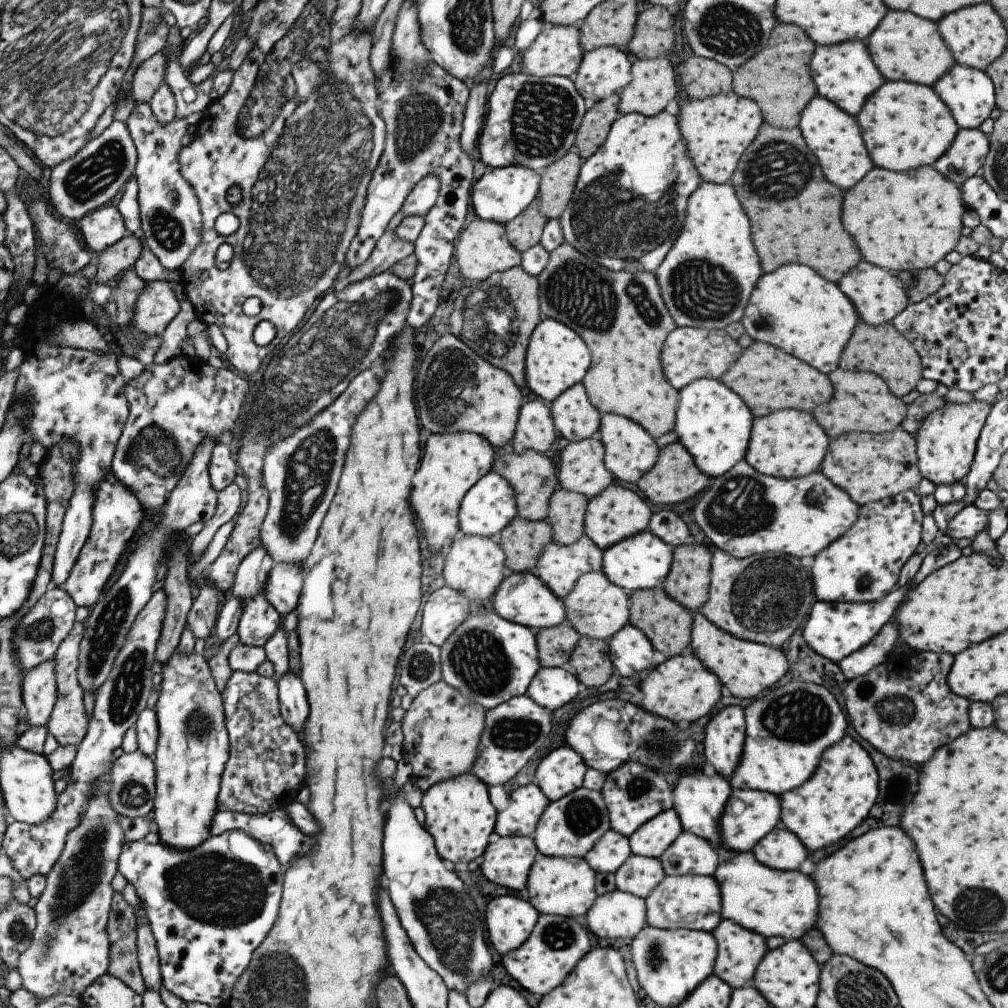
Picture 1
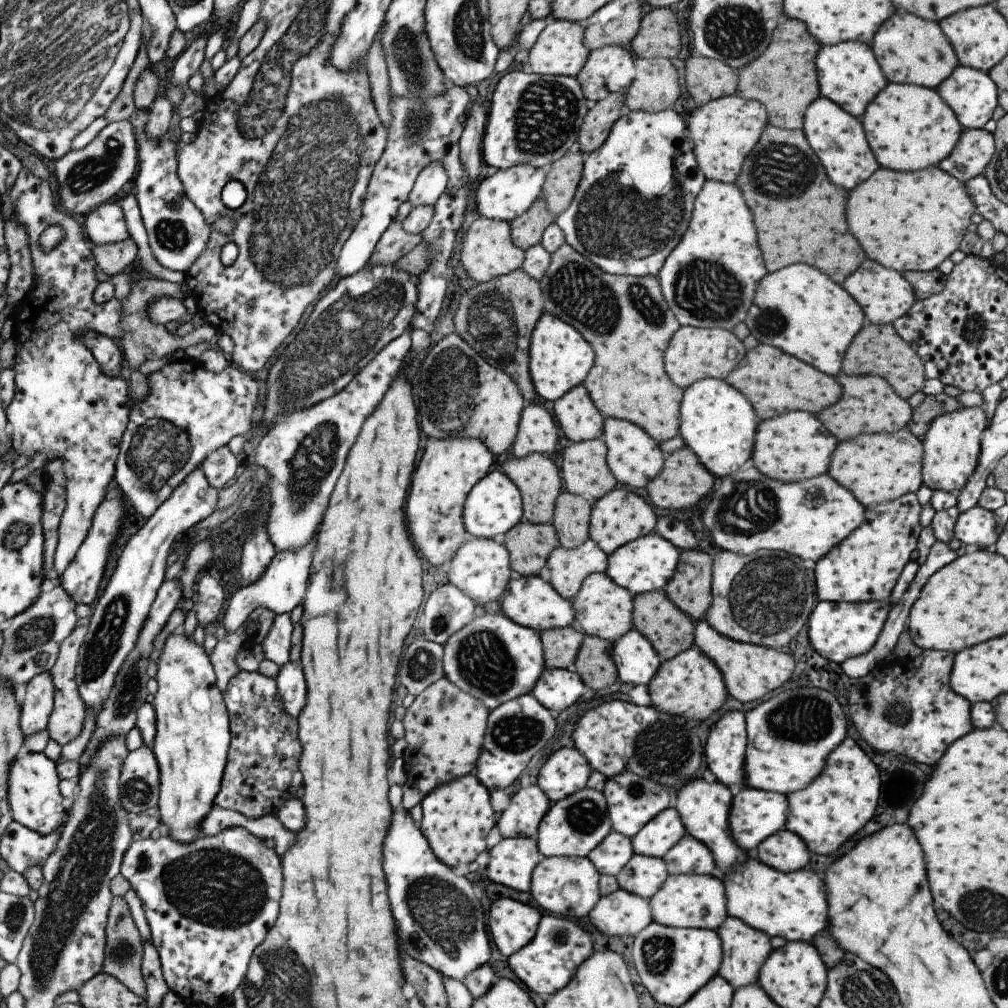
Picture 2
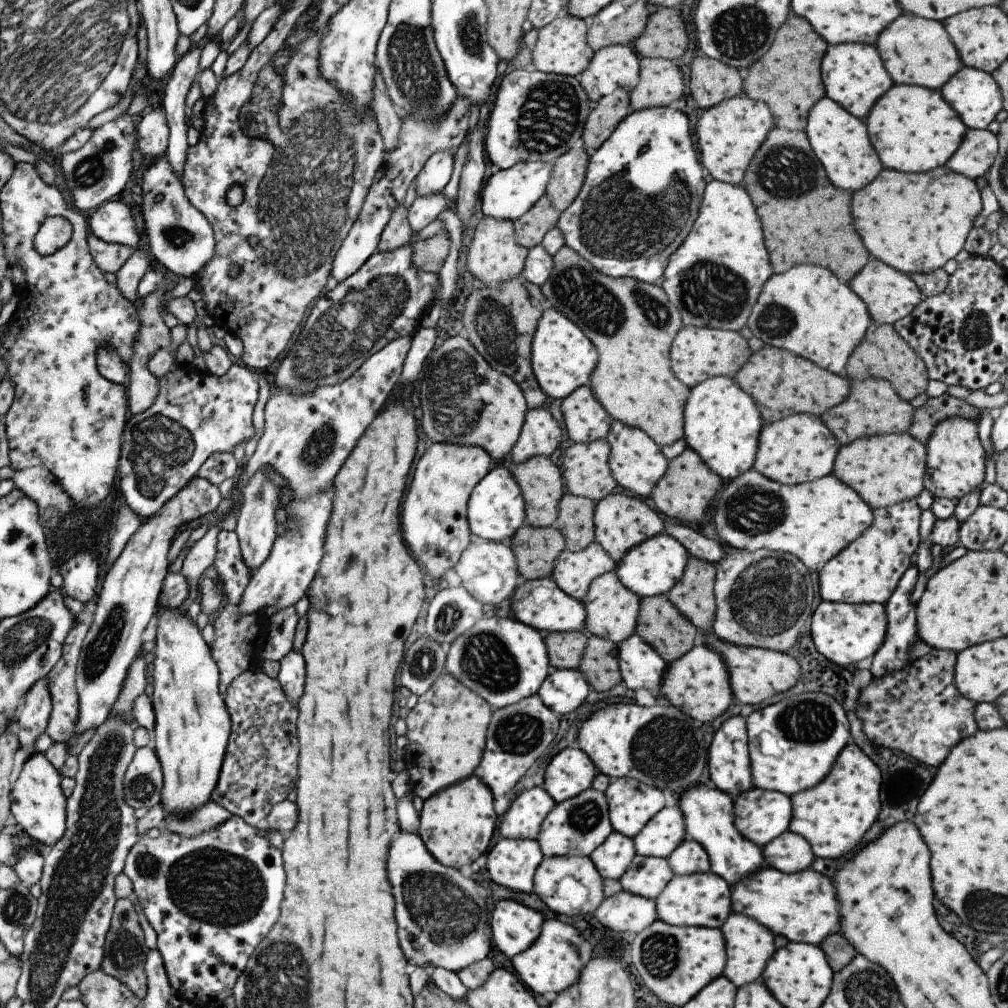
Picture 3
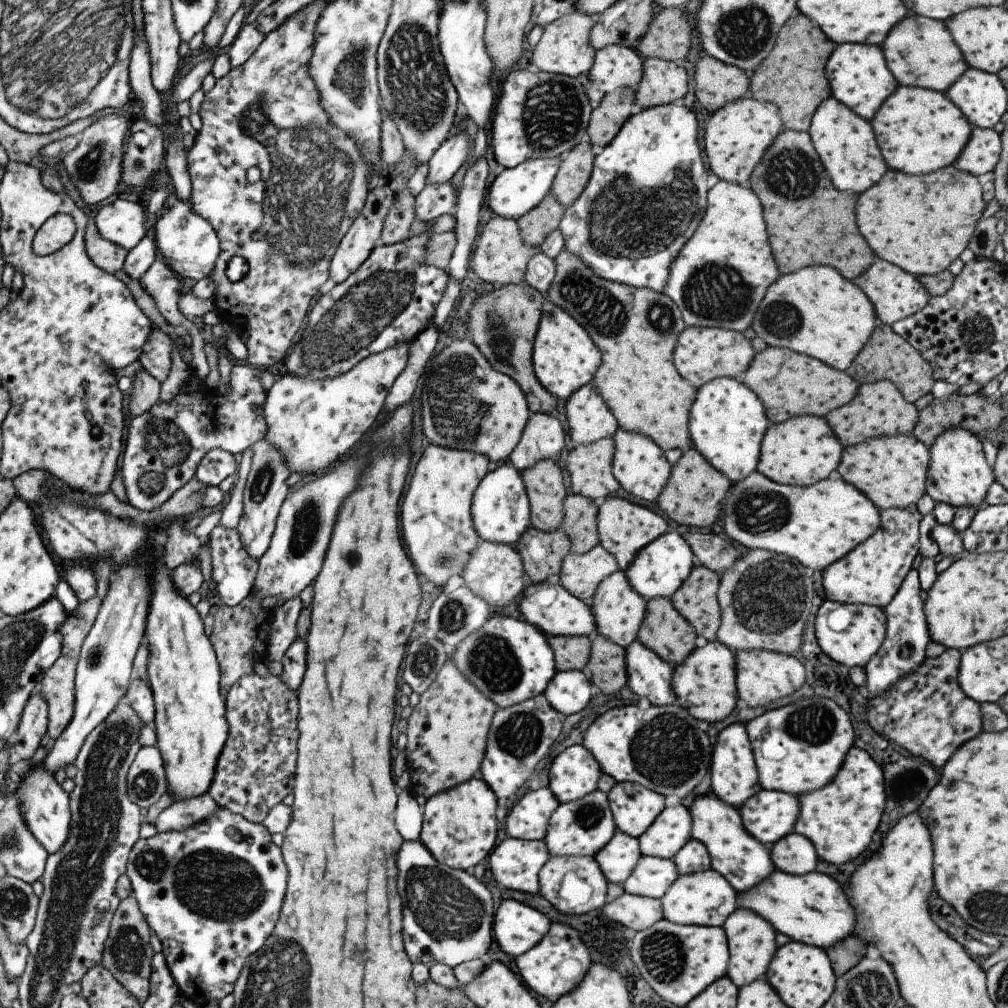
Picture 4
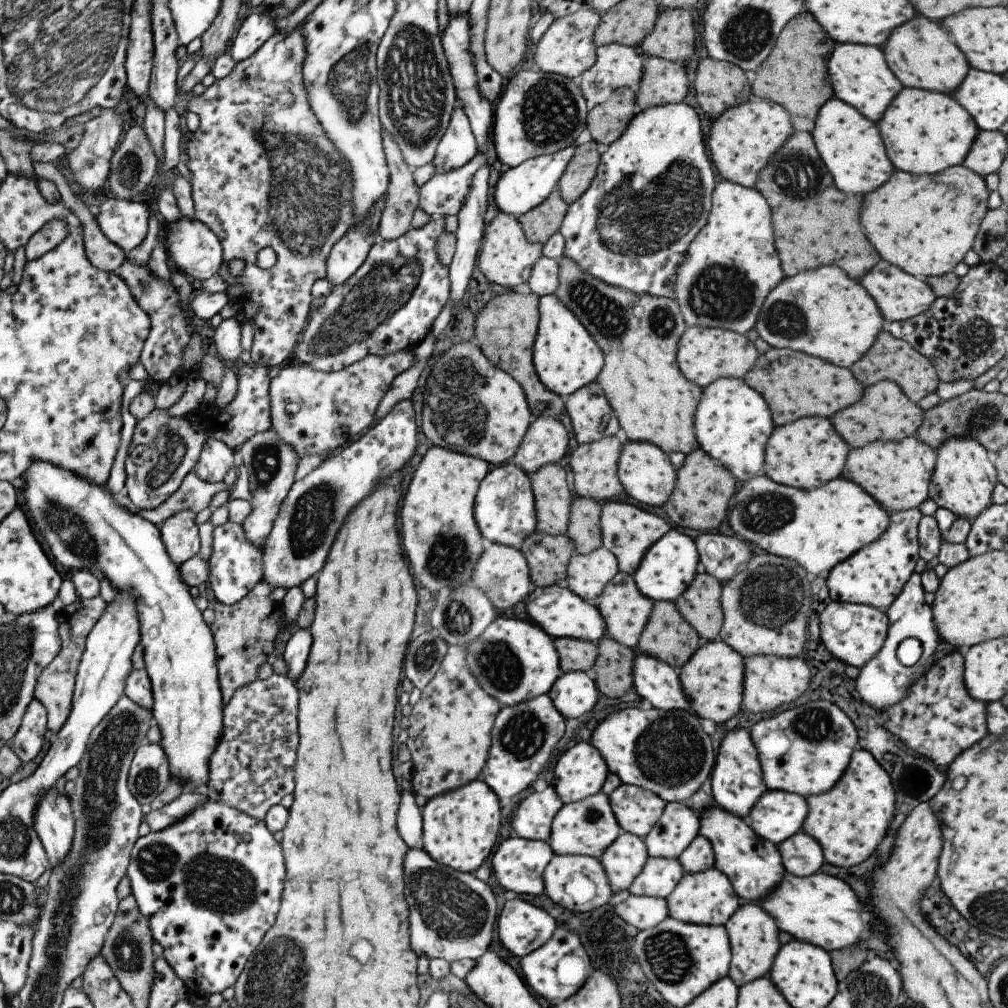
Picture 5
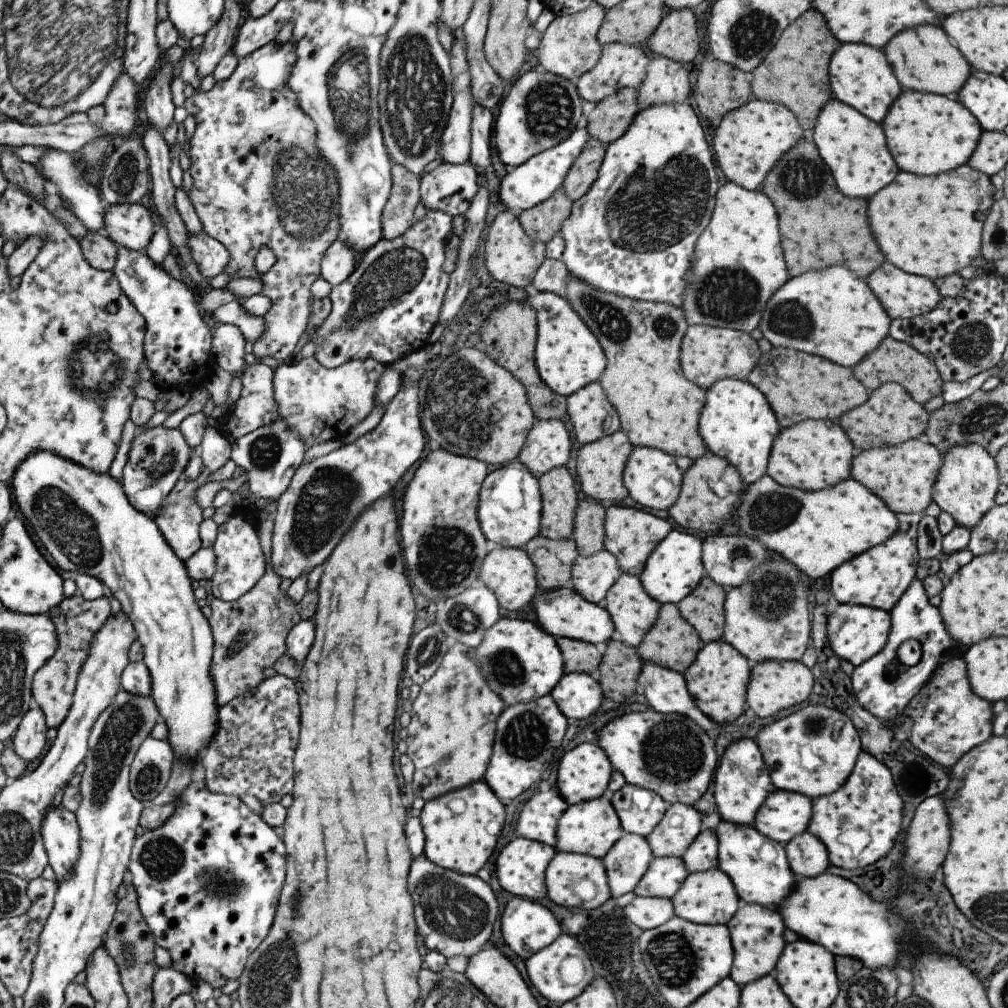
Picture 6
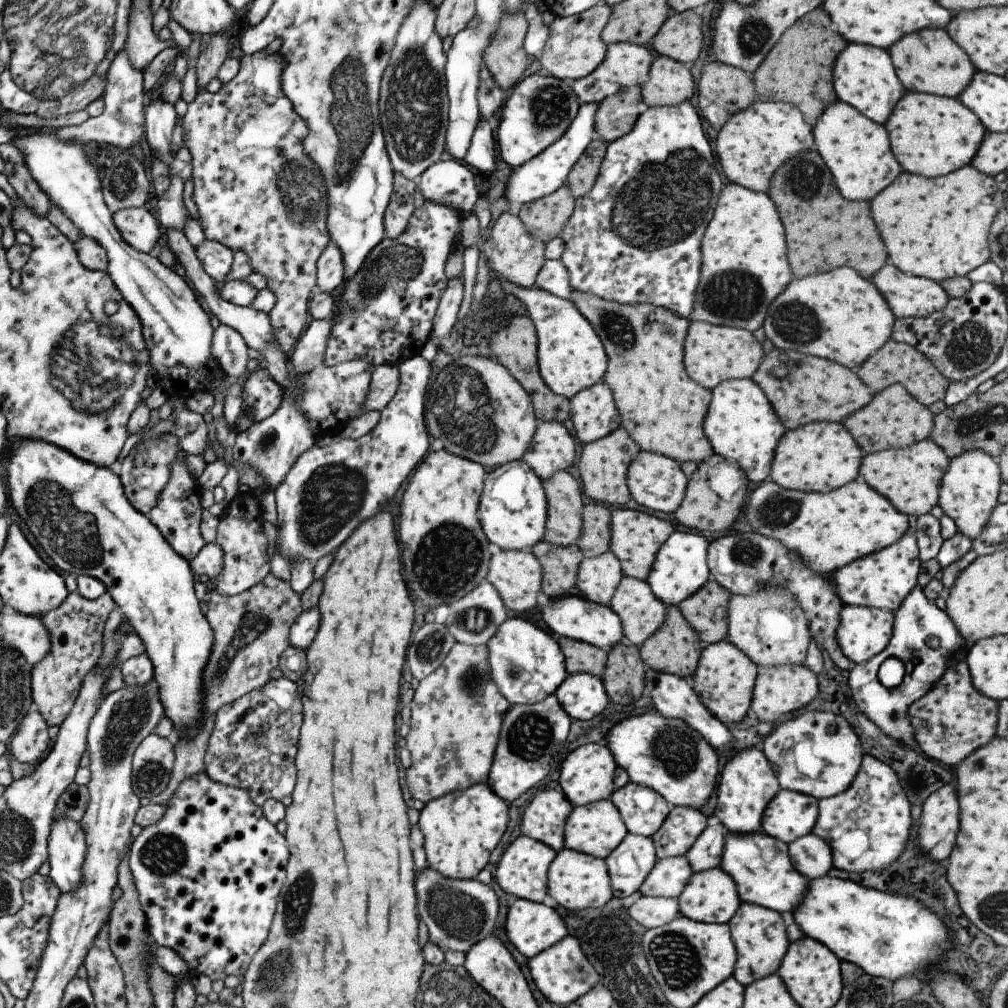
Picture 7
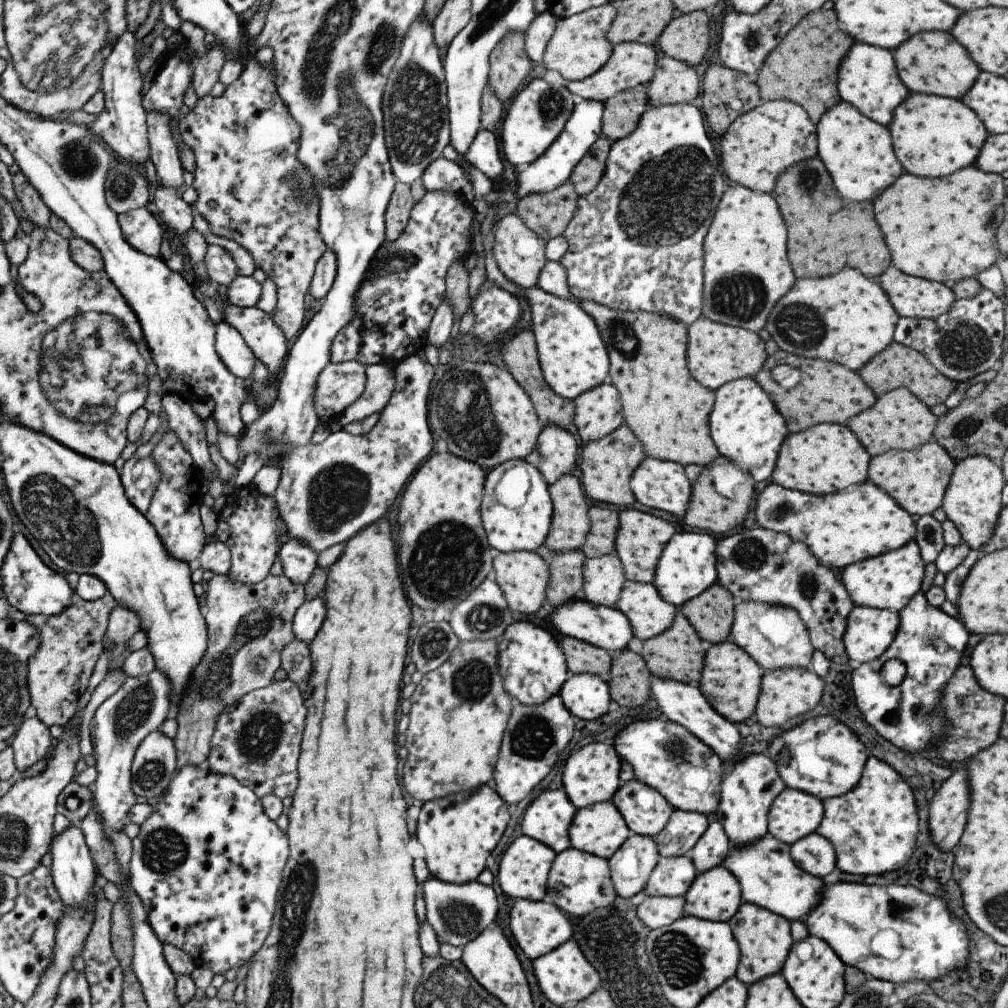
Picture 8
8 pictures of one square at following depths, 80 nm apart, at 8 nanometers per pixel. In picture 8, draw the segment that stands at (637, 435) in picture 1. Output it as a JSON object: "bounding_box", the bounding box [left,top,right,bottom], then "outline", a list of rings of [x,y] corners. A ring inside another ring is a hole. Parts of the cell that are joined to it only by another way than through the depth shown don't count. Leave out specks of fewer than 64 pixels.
{"bounding_box":[629,455,690,518],"outline":[[[645,455],[633,469],[629,486],[636,504],[643,504],[643,506],[655,508],[655,510],[663,510],[663,512],[669,512],[673,516],[682,518],[689,500],[690,484],[680,464]]]}

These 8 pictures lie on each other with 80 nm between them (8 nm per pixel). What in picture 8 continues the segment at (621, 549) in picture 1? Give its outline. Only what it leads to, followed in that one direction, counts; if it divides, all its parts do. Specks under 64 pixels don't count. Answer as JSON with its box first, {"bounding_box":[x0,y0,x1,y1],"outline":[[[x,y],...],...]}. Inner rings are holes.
{"bounding_box":[650,531,716,607],"outline":[[[675,531],[665,543],[659,555],[650,582],[659,596],[674,607],[681,606],[686,600],[703,592],[711,583],[716,582],[716,541],[703,532]]]}

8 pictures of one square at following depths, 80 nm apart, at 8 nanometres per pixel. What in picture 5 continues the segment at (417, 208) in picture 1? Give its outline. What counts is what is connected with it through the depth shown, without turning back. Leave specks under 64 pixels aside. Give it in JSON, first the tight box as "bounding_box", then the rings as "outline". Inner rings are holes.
{"bounding_box":[431,106,476,175],"outline":[[[457,106],[450,116],[446,131],[436,146],[434,159],[431,161],[434,175],[461,168],[473,158],[476,151],[476,142],[468,118]]]}

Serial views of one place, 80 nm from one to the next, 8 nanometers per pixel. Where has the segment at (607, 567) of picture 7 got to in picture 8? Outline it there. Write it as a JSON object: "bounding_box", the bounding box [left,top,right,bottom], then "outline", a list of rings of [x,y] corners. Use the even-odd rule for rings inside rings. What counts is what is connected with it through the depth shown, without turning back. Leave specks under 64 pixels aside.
{"bounding_box":[580,551,625,607],"outline":[[[614,551],[585,559],[580,596],[591,604],[613,607],[625,579]]]}

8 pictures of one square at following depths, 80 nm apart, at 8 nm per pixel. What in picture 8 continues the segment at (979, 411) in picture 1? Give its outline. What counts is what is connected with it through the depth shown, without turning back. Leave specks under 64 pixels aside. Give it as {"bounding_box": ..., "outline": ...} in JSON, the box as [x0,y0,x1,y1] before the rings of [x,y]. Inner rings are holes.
{"bounding_box":[940,455,1004,553],"outline":[[[971,455],[956,461],[948,478],[940,507],[946,519],[954,524],[962,541],[979,553],[982,552],[980,548],[991,536],[997,514],[1002,507],[1000,492],[1004,483],[998,463],[983,455]]]}

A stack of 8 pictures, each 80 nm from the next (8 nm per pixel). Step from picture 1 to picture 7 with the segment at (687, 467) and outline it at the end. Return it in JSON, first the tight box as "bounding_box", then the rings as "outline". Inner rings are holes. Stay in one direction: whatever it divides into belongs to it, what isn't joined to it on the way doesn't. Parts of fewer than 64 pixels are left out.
{"bounding_box":[673,453,749,532],"outline":[[[711,453],[709,457],[696,463],[695,471],[687,477],[683,500],[673,511],[675,520],[683,528],[697,530],[697,532],[721,532],[721,530],[725,530],[743,510],[746,495],[749,492],[747,481],[745,473],[735,463],[728,462],[718,454]],[[709,484],[713,484],[717,488],[719,486],[732,487],[731,499],[721,498]]]}

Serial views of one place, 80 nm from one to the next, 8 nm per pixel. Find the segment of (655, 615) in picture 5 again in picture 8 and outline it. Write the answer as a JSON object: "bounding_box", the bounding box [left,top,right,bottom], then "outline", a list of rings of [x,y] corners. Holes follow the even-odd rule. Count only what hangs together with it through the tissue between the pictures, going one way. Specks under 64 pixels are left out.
{"bounding_box":[639,607,705,685],"outline":[[[676,607],[671,626],[668,626],[663,632],[644,640],[639,655],[644,660],[651,675],[657,675],[664,679],[673,679],[686,685],[697,685],[700,670],[704,664],[705,651],[703,644],[701,644],[701,639],[696,635],[694,628],[680,613],[680,608]]]}

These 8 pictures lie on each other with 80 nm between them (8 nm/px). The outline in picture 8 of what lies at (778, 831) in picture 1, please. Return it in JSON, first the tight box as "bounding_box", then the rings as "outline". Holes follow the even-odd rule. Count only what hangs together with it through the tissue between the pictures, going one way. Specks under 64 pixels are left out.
{"bounding_box":[790,832,835,878],"outline":[[[812,832],[790,844],[791,860],[807,874],[823,878],[835,868],[835,855],[831,843]]]}

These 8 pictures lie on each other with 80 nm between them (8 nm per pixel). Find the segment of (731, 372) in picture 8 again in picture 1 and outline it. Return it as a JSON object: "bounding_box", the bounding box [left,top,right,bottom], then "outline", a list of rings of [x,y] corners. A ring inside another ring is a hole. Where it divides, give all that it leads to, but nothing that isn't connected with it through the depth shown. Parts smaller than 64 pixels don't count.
{"bounding_box":[659,327,742,390],"outline":[[[675,327],[663,341],[659,360],[665,380],[676,390],[698,378],[719,380],[733,364],[742,348],[723,329],[705,330],[695,327]]]}

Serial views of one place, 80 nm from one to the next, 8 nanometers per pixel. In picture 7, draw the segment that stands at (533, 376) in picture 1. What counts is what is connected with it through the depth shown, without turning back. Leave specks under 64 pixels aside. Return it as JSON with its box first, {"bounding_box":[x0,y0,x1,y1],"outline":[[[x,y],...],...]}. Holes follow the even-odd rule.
{"bounding_box":[493,275,607,400],"outline":[[[498,275],[495,276],[496,282],[493,284],[503,287],[507,294],[513,294],[525,305],[526,314],[536,330],[538,371],[552,393],[568,400],[580,390],[602,380],[607,362],[603,345],[590,322],[579,314],[569,299],[563,300],[535,286],[526,289],[518,287]]]}

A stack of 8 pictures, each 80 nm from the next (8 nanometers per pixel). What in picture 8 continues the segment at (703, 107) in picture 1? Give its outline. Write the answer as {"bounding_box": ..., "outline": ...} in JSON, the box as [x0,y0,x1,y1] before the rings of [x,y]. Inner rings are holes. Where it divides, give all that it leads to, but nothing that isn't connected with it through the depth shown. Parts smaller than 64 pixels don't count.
{"bounding_box":[719,99,816,193],"outline":[[[785,99],[759,102],[755,108],[737,116],[719,140],[720,168],[725,172],[725,176],[737,185],[764,193],[770,193],[773,190],[776,178],[788,166],[815,155],[816,125],[808,119],[801,105]]]}

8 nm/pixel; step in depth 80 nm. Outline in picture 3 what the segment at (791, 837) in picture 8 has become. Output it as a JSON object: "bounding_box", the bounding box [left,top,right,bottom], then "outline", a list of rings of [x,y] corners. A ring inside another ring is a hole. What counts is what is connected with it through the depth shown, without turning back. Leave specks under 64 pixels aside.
{"bounding_box":[732,787,792,848],"outline":[[[753,787],[732,799],[733,814],[735,816],[735,828],[739,834],[749,842],[753,842],[761,848],[771,842],[773,838],[780,837],[788,831],[791,822],[792,804],[787,795],[777,791],[764,791]]]}

